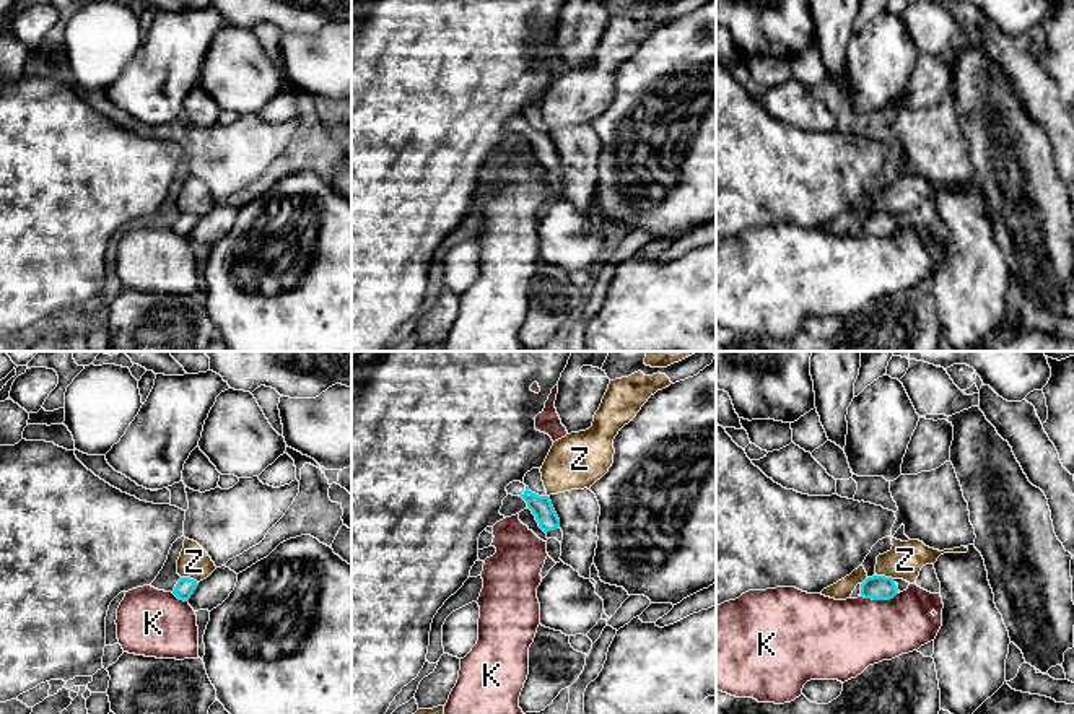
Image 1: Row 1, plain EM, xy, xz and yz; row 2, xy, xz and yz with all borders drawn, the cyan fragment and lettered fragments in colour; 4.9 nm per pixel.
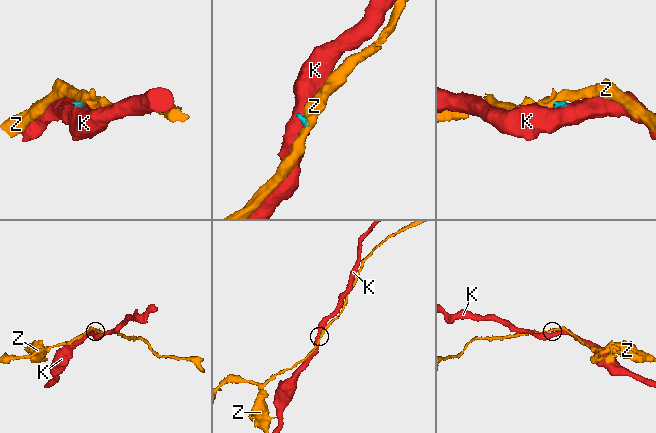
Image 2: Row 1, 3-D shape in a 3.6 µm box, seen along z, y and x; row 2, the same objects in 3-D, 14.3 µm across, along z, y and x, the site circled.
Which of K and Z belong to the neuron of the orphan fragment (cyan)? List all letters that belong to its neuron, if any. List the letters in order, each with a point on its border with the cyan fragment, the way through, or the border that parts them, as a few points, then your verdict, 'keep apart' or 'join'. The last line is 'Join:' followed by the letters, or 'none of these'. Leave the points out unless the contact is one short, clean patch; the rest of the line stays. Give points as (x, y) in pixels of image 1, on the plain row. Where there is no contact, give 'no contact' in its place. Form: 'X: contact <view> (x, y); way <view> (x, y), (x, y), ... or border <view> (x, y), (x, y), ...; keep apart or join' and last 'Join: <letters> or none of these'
K: contact yz (879, 235); border yz (897, 230), (889, 235), (863, 233); keep apart
Z: contact xy (189, 213); border xy (181, 212), (197, 217); keep apart
Join: none of these

